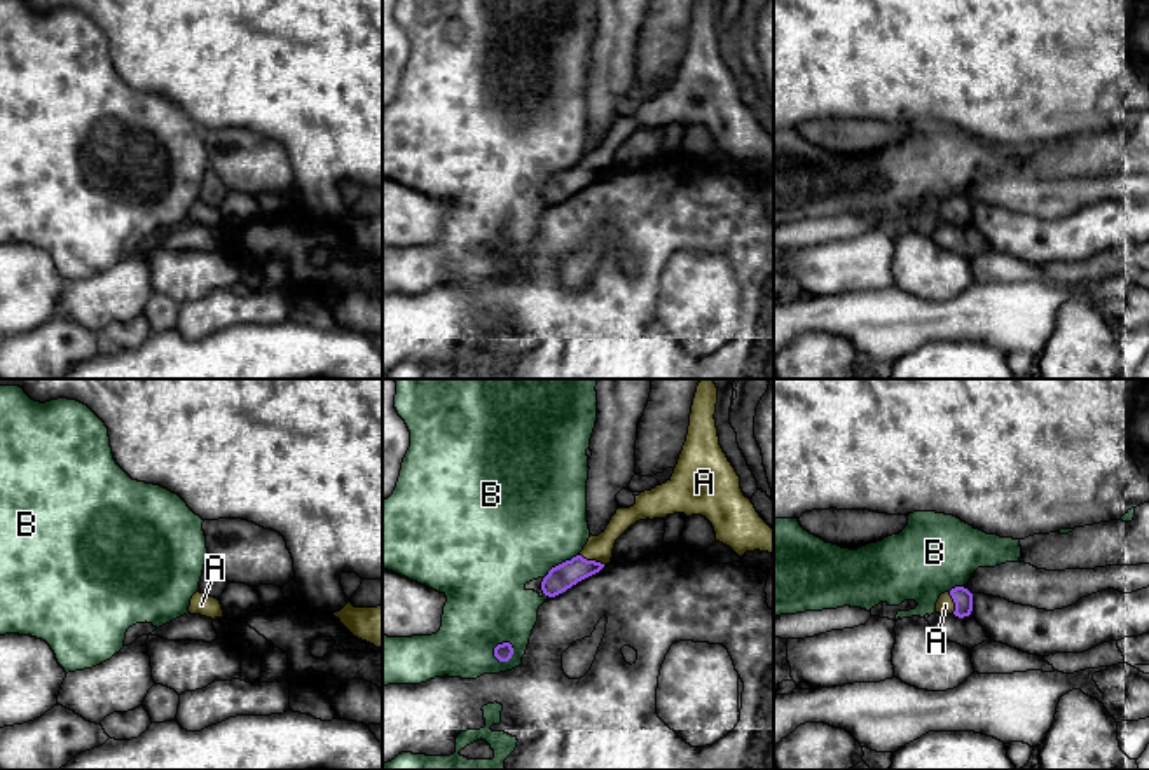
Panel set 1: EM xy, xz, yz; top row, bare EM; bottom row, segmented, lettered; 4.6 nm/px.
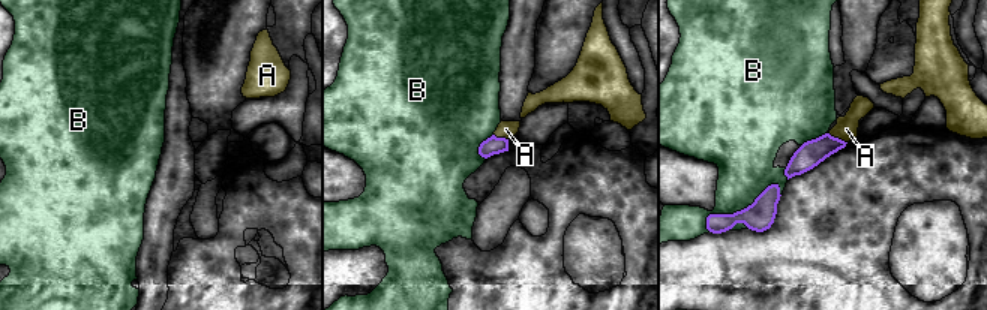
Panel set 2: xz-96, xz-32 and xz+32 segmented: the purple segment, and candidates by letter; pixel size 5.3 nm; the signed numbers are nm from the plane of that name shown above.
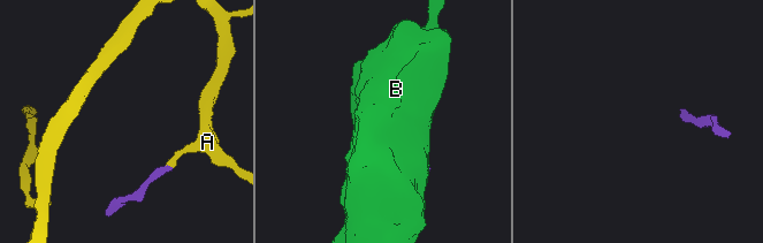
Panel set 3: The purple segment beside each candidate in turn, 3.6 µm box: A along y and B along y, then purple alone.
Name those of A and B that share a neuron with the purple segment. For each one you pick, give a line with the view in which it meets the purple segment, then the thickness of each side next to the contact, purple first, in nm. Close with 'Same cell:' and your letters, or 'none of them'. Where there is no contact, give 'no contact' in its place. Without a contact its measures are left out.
A: xz | 120/120 nm
Same cell: A

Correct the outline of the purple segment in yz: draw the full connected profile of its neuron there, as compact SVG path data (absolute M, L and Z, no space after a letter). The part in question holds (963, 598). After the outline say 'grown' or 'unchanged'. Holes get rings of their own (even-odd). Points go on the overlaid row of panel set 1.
M955 587L939 595L936 613L955 615L959 618L969 616L973 611L973 594L964 587Z; grown

